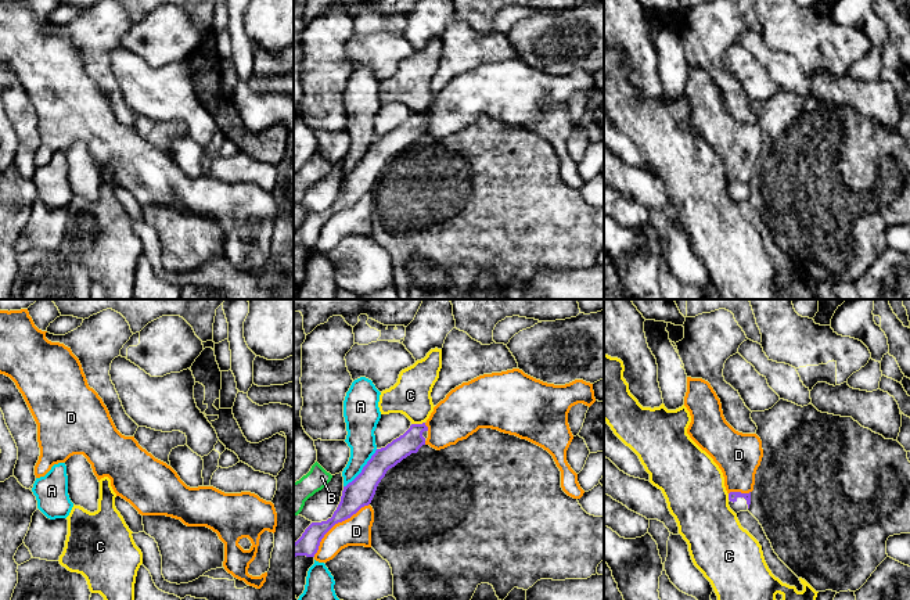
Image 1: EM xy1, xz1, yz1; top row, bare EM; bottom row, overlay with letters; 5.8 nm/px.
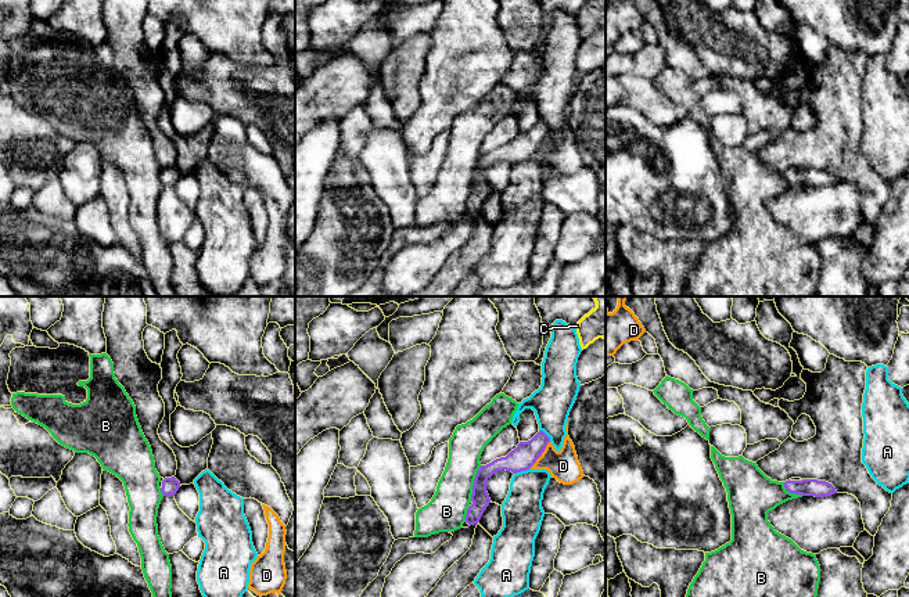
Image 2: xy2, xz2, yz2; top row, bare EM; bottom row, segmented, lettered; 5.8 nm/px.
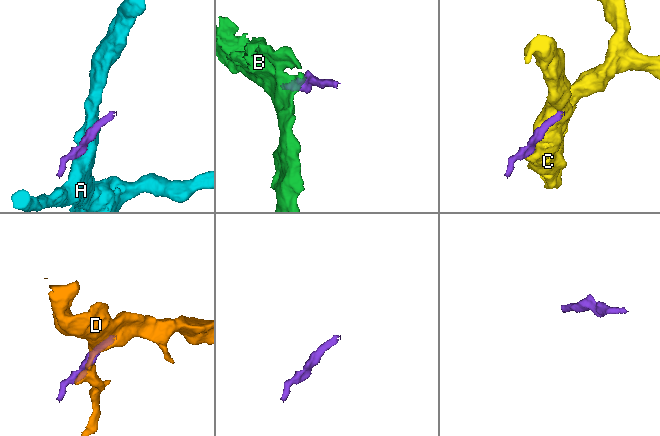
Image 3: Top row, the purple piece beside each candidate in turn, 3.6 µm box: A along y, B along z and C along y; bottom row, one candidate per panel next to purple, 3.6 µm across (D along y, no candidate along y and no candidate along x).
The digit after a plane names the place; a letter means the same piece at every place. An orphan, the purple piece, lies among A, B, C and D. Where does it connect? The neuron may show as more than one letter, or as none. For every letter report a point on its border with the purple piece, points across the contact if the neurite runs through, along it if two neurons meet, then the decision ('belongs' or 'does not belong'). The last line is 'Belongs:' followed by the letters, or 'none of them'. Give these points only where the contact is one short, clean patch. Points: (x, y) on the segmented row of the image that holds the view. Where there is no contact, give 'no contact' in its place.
A: contact xz1 (363, 469); does not belong
B: contact xz2 (474, 484); border xz2 (481, 466), (474, 479), (470, 500); does not belong
C: contact xz1 (417, 424); border xz1 (424, 421), (412, 424); does not belong
D: contact xz1 (335, 523); does not belong
Belongs: none of them

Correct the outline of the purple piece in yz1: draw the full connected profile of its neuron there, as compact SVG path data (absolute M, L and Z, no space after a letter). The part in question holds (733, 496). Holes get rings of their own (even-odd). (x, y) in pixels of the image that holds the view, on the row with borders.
M730 492L729 493L729 506L737 514L740 511L747 511L751 504L751 492L741 493L741 492Z

